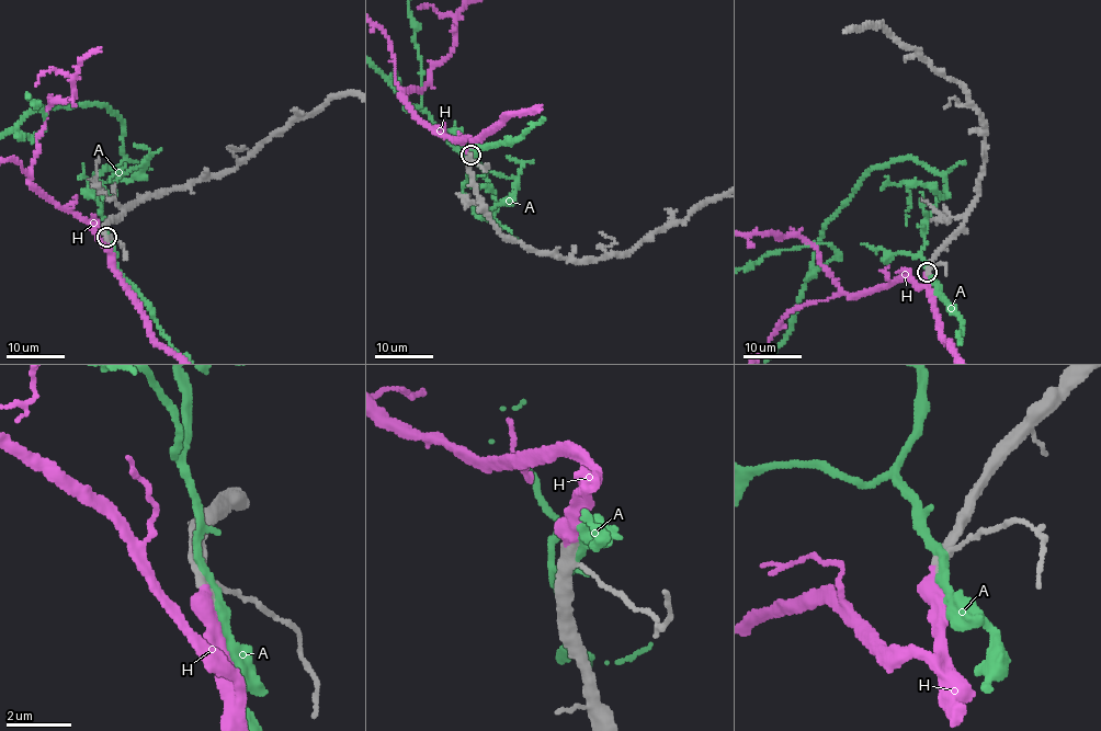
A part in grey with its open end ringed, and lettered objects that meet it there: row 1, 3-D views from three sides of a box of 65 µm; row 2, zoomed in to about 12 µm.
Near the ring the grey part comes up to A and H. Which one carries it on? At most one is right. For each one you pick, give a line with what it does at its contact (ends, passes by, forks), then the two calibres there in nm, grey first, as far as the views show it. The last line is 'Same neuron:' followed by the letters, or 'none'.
H: it ends there; 260 nm thick on the grey side, 500 nm on the other
Same neuron: H

